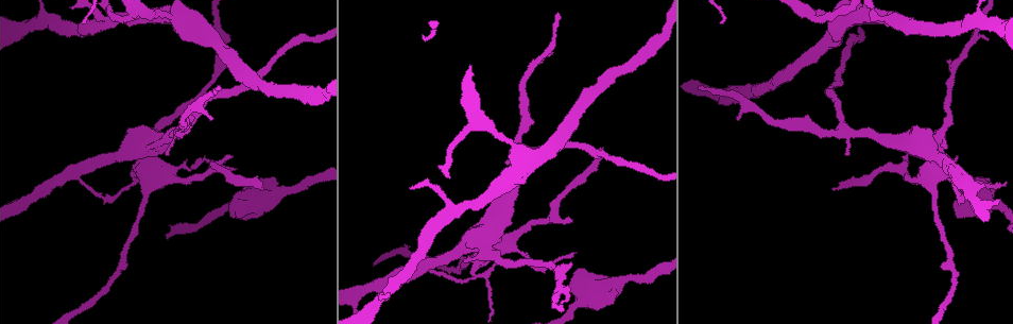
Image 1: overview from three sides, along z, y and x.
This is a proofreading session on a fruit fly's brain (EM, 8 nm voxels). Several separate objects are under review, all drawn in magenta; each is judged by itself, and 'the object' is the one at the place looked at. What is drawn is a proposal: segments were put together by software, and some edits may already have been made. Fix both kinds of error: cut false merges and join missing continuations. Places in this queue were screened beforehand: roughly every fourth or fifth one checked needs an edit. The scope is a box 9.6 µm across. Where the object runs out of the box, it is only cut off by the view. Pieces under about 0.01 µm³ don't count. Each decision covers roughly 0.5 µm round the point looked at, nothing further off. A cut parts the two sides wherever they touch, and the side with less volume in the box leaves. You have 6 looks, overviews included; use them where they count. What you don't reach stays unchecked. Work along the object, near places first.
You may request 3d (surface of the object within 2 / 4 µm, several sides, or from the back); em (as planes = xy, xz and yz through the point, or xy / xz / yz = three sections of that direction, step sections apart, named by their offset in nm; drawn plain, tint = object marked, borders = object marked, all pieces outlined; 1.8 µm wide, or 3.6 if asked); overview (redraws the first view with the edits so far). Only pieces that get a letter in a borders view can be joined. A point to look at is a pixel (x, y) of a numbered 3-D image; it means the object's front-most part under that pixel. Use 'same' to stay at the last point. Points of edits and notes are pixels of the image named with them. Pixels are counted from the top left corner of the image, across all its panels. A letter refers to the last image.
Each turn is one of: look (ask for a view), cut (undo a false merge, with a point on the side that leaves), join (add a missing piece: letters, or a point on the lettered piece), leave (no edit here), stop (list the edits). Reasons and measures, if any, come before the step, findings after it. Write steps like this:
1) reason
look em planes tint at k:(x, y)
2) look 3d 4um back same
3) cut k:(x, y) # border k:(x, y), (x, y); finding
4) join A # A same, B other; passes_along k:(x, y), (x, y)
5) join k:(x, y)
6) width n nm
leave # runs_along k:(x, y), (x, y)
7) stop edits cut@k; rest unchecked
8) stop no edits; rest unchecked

two arms in line, one across
look 3d 4um at 1:(983, 24)

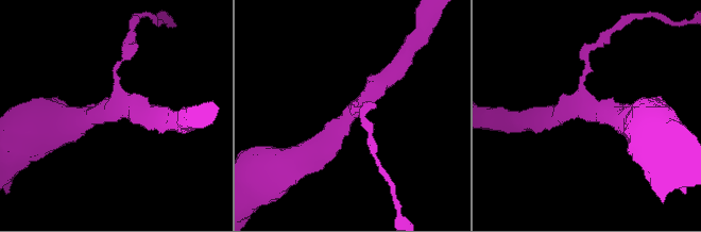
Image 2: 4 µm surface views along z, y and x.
look em planes plain at 2:(589, 109)

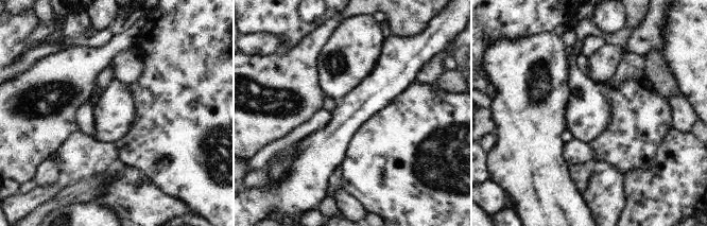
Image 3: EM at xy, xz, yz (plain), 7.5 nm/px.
look em planes borders same

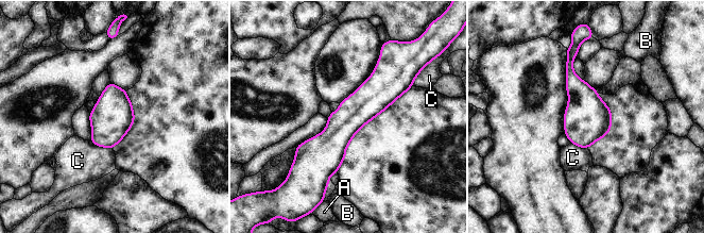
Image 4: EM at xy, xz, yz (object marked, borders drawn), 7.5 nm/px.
leave # A other, B other, C other; runs_along 4:(381, 65), (315, 173); all the same neuron

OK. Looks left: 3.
a fork
look em planes borders at 1:(214, 167)

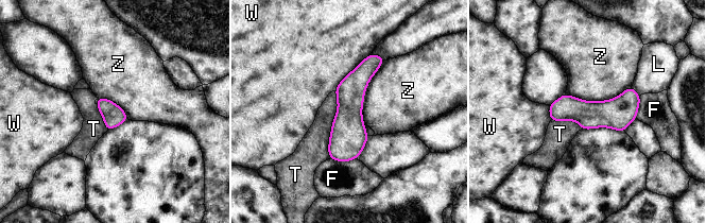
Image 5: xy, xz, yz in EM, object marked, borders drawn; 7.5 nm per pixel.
leave # F other, L other, T other, W other, Z other; runs_along 5:(379, 58), (332, 156); continuous, no second neuron

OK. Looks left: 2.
free end
look em yz step 8 borders at 1:(834, 189)

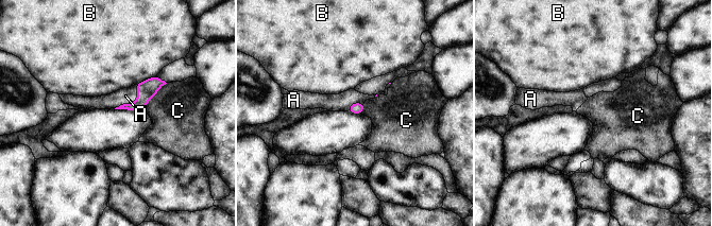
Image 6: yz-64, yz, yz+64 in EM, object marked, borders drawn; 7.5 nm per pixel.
join A # A same, B other, C other; passes_along 6:(147, 89), (133, 103), (125, 96); the neuron continues

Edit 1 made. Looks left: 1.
stop edits join@6; rest unchecked

